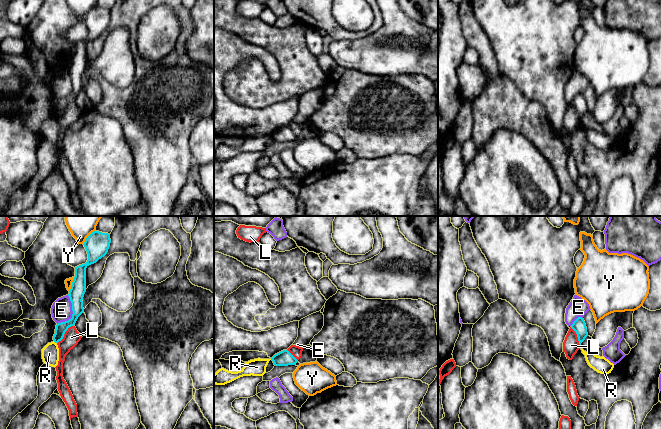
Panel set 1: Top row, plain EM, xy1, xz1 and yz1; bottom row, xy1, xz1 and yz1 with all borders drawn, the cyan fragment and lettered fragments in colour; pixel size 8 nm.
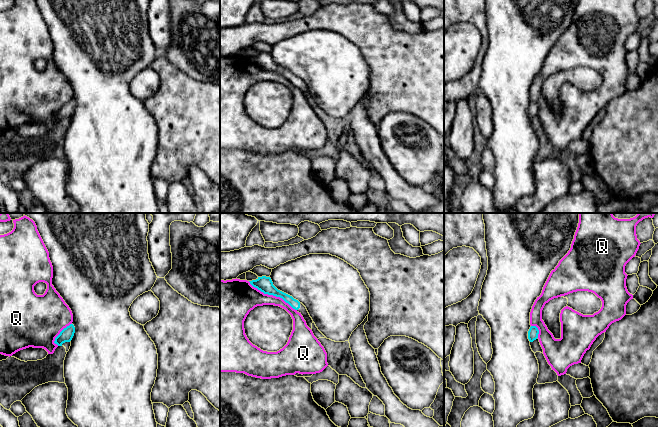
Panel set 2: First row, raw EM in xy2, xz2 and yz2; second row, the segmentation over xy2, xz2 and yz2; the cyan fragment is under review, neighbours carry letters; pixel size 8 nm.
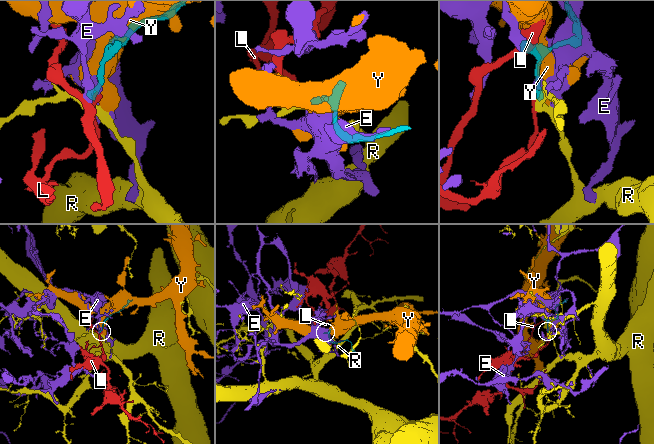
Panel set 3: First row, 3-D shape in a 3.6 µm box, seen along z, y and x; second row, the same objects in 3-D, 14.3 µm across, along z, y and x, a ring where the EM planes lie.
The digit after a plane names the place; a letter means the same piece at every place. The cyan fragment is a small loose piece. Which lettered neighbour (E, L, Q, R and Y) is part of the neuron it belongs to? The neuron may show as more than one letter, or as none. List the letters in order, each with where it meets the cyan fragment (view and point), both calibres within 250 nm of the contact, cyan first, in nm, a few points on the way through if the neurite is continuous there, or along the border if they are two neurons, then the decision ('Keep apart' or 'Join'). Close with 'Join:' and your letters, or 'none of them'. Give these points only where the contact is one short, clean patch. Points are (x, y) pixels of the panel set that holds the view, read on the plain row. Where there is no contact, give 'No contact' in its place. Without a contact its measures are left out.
E: Touches cyan at xy1 (73, 89). Thickness 120 nm (cyan) against 170 nm. Keep apart
L: Touches cyan at xy1 (64, 109). Thickness 100 nm (cyan) against 130 nm. Boundary: xy1 (73, 101), (68, 104), (64, 112), (57, 119). Keep apart
Q: Touches cyan at xz2 (272, 70). Thickness 120 nm (cyan) against 260 nm. Keep apart
R: Touches cyan at xy1 (55, 118). Thickness 90 nm (cyan) against 140 nm. Boundary: xy1 (53, 117), (56, 119). Keep apart
Y: Touches cyan at xy1 (87, 13). Thickness 190 nm (cyan) against 140 nm. Keep apart
Join: none of them

